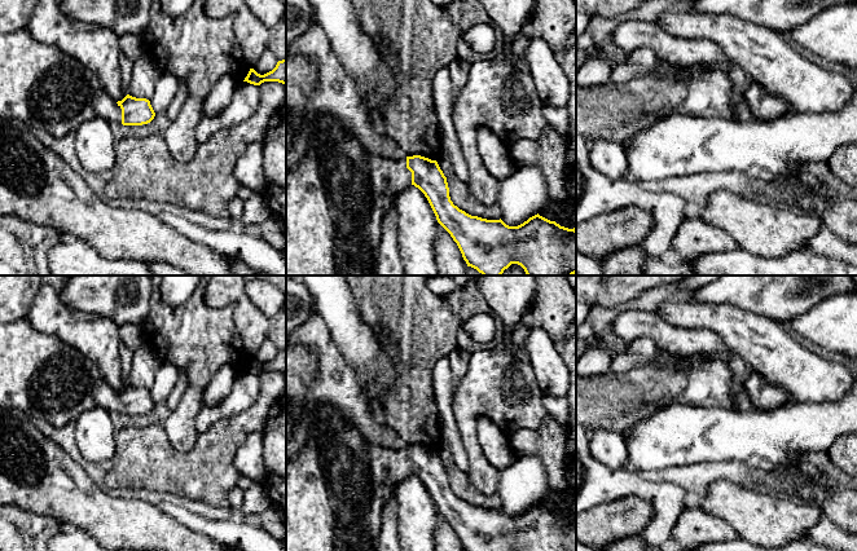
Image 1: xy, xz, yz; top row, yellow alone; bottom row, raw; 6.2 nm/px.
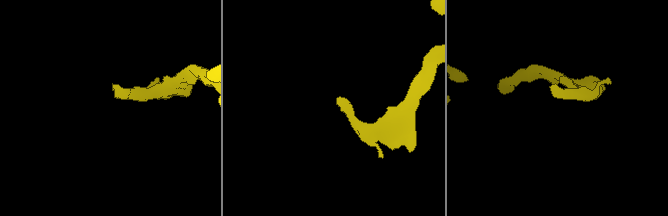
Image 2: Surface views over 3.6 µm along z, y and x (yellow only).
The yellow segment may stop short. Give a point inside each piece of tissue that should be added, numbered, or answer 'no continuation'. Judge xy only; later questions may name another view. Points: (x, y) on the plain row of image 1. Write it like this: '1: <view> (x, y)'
1: xy (40, 375)

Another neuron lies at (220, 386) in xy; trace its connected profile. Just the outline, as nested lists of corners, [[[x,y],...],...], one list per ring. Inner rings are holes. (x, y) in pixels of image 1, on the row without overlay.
[[[223,366],[211,379],[203,393],[203,407],[215,406],[224,401],[232,391],[238,376],[238,371],[232,366]]]

